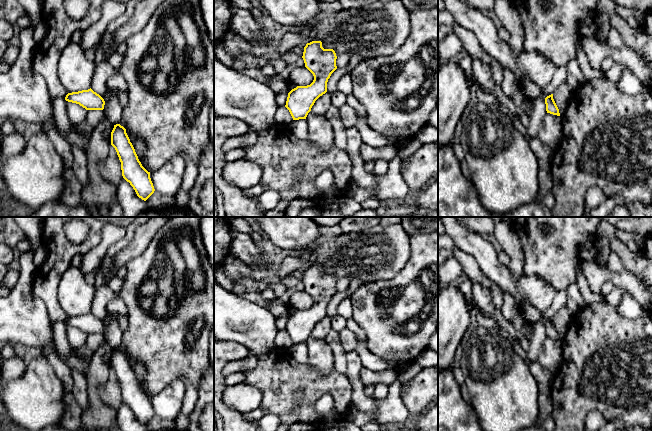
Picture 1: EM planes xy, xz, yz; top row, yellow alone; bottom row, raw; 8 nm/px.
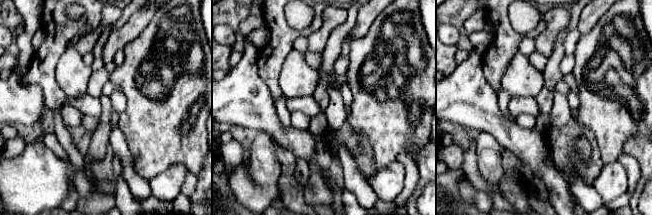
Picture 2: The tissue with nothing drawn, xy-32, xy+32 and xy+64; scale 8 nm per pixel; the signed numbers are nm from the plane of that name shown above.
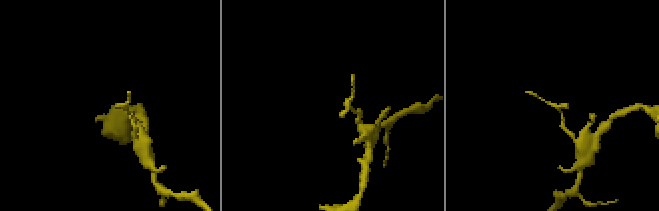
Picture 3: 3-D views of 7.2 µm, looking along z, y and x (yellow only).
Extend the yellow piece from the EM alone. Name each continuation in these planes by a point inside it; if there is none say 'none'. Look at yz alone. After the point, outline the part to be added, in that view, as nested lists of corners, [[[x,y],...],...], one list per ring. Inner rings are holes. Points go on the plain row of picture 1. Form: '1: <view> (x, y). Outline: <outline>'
none

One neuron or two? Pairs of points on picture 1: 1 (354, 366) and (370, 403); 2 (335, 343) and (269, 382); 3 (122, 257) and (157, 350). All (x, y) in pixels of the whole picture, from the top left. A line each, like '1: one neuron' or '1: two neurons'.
1: one neuron
2: two neurons
3: two neurons

